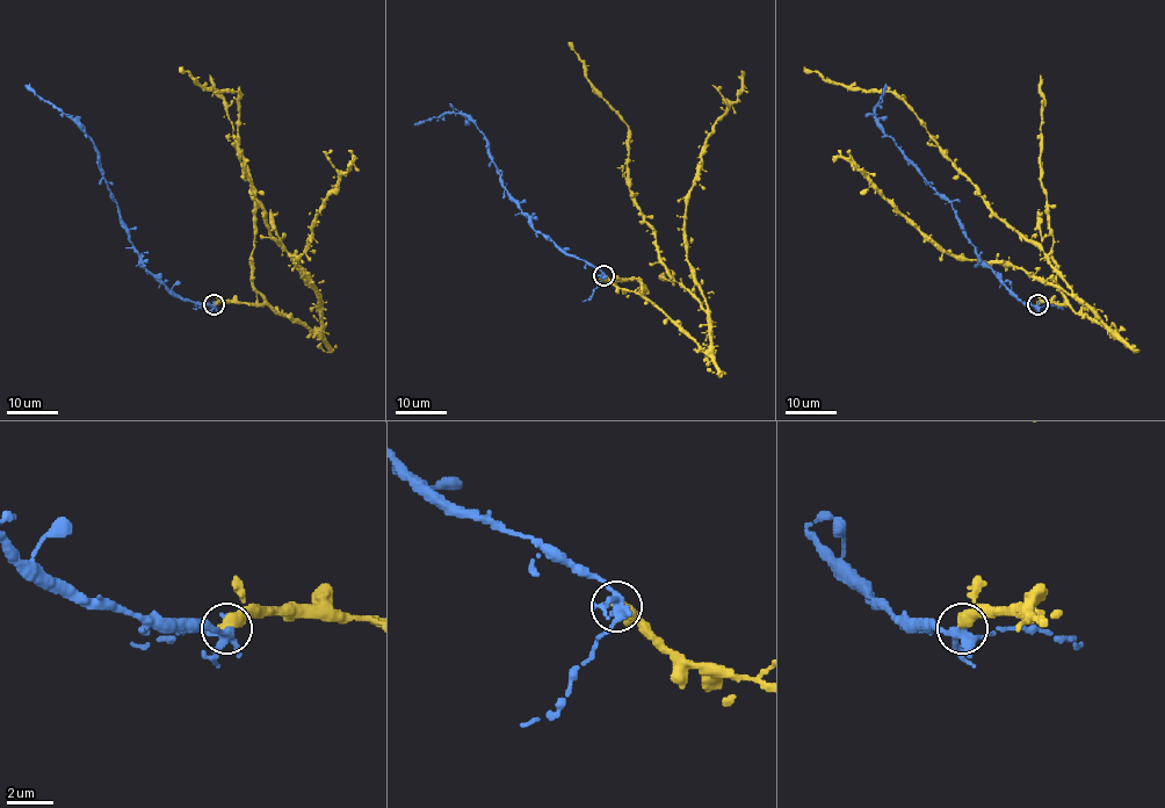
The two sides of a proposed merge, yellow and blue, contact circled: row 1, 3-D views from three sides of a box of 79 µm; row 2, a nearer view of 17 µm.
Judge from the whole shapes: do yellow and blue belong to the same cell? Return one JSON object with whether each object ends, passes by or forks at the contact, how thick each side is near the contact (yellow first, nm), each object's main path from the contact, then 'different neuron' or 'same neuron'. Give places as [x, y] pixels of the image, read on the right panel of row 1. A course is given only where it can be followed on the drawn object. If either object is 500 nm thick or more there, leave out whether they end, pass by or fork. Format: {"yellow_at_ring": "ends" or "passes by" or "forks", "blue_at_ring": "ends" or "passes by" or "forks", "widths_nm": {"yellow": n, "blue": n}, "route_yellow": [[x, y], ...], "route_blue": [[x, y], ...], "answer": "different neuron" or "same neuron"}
{"yellow_at_ring": "ends", "blue_at_ring": "forks", "widths_nm": {"yellow": 480, "blue": 320}, "route_yellow": [[1036, 305], [1068, 304], [1111, 331], [1036, 245], [995, 213], [902, 100], [890, 92], [849, 89], [804, 66]], "route_blue": [[1037, 305], [1025, 304], [981, 258], [953, 204], [931, 186], [877, 123], [874, 107], [887, 86]], "answer": "same neuron"}

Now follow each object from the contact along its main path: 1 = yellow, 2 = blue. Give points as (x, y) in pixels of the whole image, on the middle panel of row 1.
1: (602, 274), (709, 347), (708, 314), (668, 274), (629, 190), (628, 129), (569, 42)
2: (602, 275), (565, 254), (533, 228), (508, 195), (486, 137), (465, 116), (444, 112), (414, 124)

